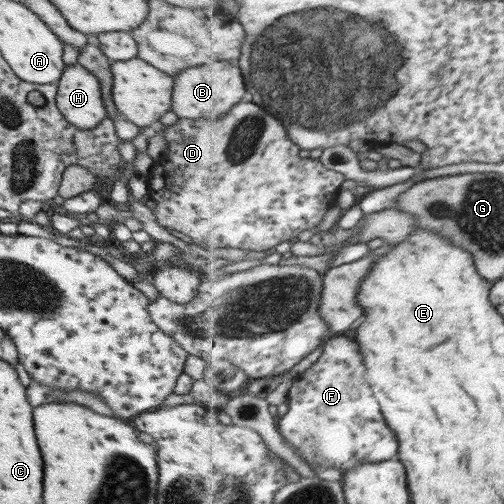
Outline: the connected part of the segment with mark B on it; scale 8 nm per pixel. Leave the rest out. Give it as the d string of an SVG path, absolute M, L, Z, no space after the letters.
M223 62L223 64L205 64L197 68L187 68L173 78L173 96L171 96L171 112L178 119L197 120L199 118L221 119L233 106L237 106L245 98L245 78L241 74L239 64Z

